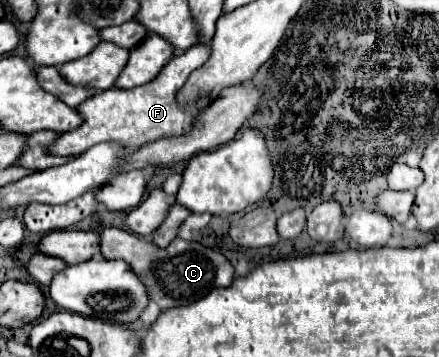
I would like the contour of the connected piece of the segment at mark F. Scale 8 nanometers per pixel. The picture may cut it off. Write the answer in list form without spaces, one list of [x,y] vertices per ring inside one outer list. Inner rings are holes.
[[[200,44],[192,46],[186,52],[174,56],[152,82],[134,86],[130,90],[108,88],[102,92],[96,92],[96,96],[84,100],[76,108],[80,110],[78,114],[84,116],[84,122],[76,130],[58,136],[46,148],[46,152],[52,156],[78,156],[90,146],[100,142],[116,142],[124,150],[136,150],[160,138],[180,136],[188,132],[192,128],[192,118],[196,116],[198,106],[196,104],[190,104],[186,108],[178,106],[176,92],[186,84],[192,70],[200,68],[208,60],[208,54],[210,54],[210,46],[200,46]]]

